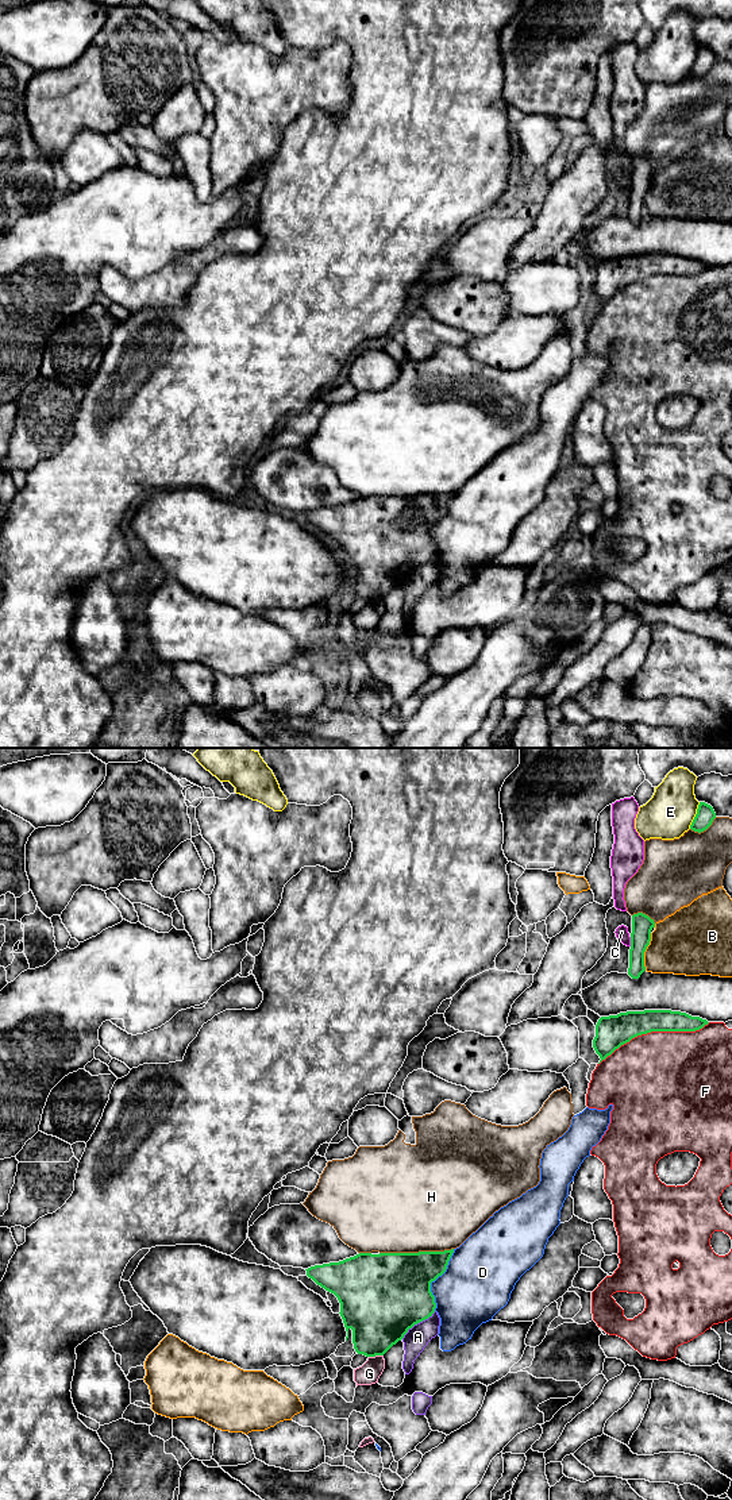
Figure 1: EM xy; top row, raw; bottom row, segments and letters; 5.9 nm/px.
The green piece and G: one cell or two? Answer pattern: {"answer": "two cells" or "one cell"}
{"answer": "two cells"}

